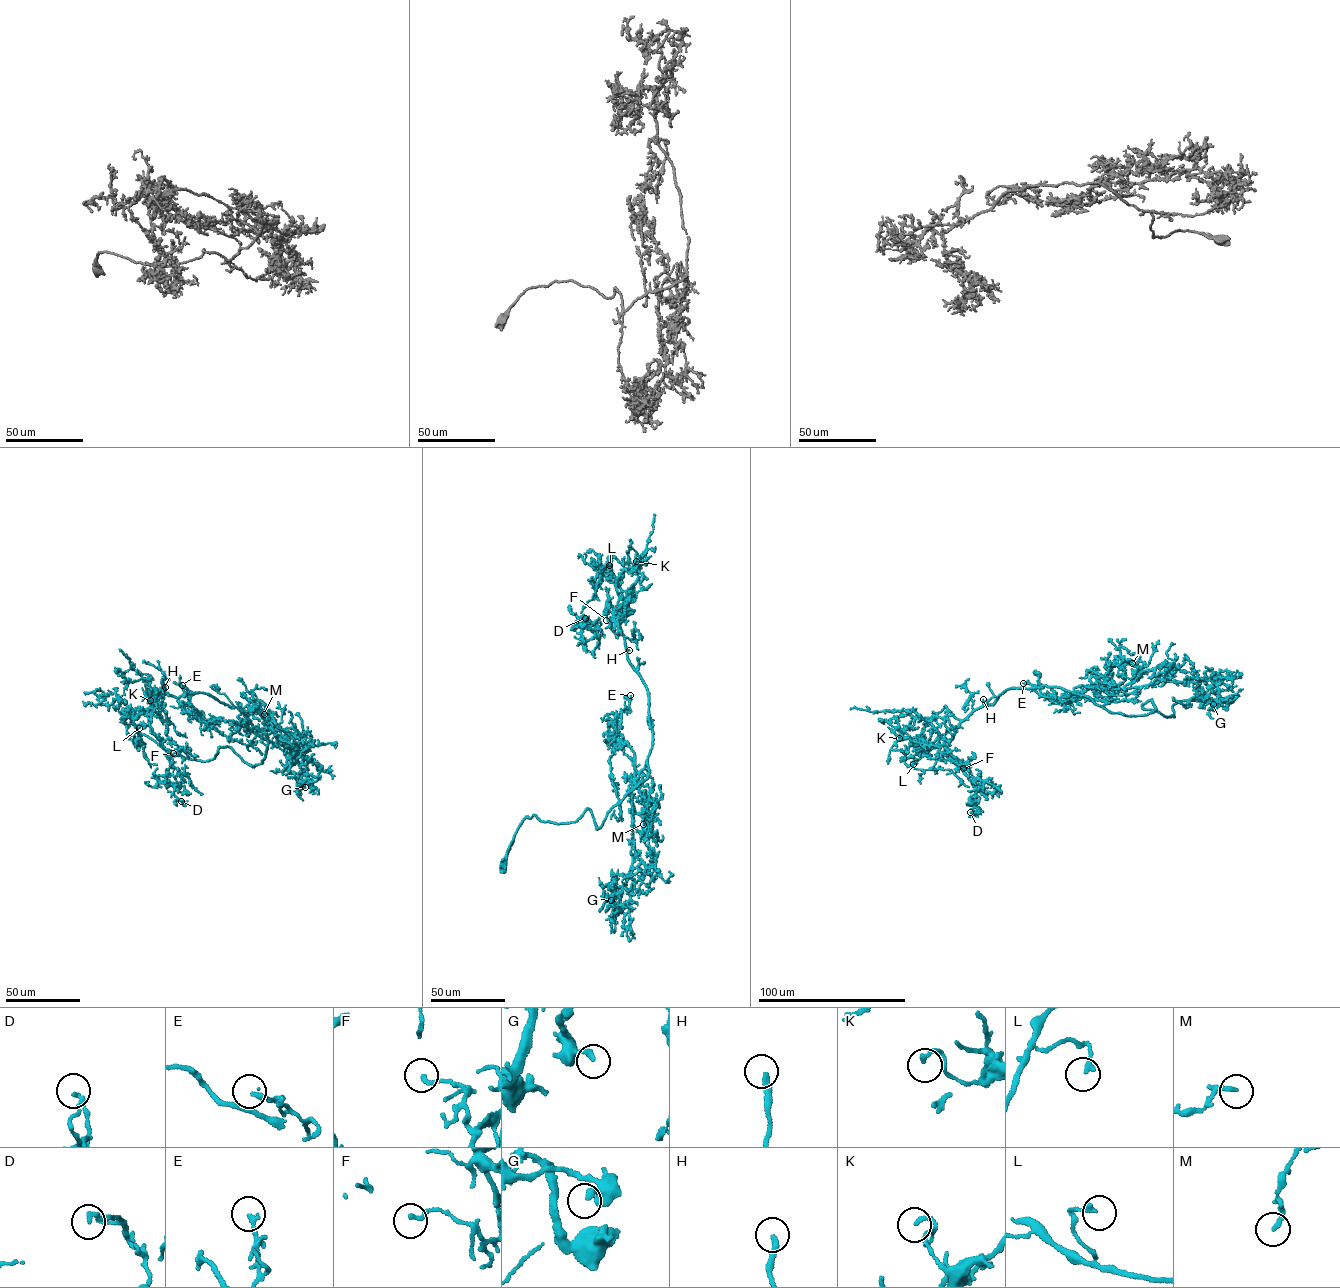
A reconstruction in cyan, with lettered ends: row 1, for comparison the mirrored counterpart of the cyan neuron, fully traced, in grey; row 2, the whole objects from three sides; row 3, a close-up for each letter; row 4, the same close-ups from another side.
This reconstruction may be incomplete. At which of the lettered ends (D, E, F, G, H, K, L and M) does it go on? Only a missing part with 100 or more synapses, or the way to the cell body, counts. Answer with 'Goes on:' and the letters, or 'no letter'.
Goes on: H

